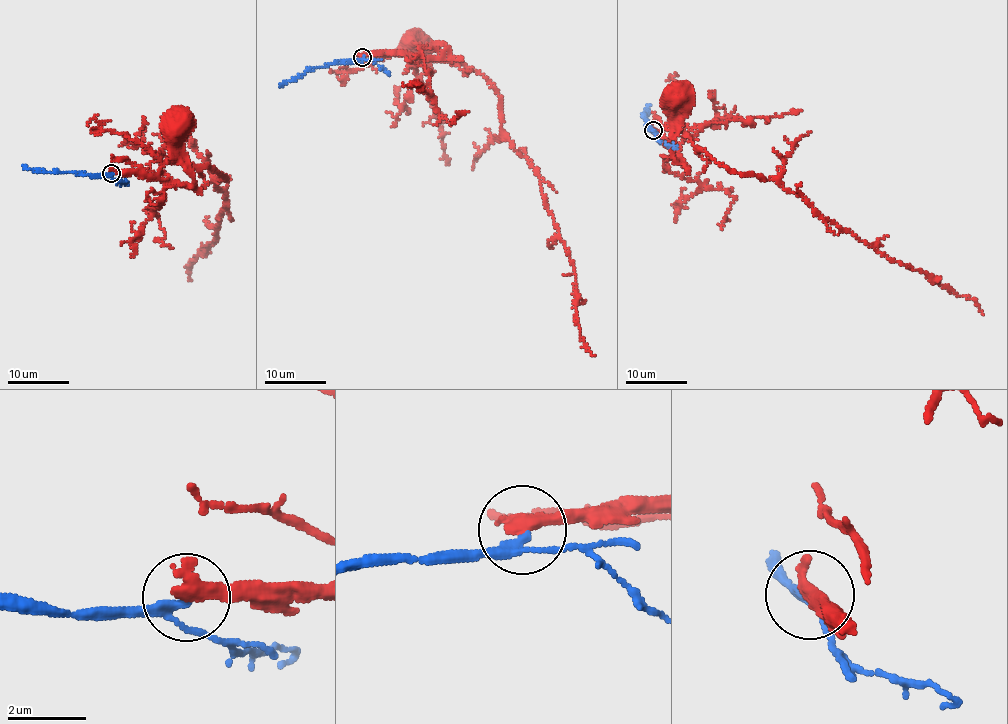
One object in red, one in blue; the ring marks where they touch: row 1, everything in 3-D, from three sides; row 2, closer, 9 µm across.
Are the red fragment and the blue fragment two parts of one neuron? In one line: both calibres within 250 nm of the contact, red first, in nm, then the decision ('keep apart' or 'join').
440/190 nm | keep apart

